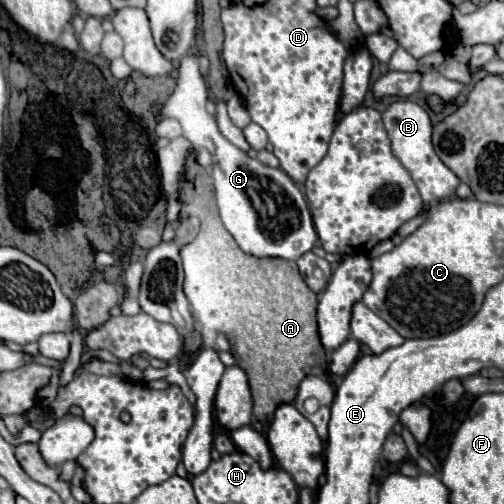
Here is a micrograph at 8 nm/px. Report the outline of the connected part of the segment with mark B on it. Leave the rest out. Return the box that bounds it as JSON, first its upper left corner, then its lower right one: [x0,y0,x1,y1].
[382,99,460,209]

